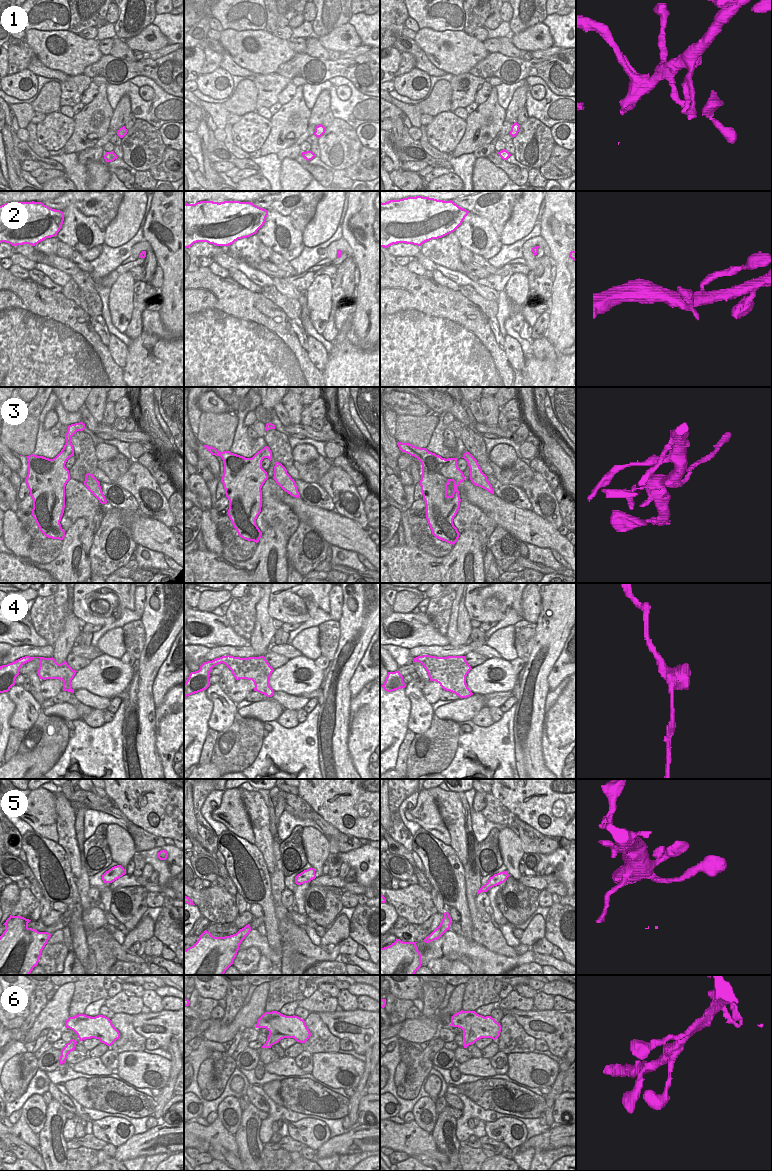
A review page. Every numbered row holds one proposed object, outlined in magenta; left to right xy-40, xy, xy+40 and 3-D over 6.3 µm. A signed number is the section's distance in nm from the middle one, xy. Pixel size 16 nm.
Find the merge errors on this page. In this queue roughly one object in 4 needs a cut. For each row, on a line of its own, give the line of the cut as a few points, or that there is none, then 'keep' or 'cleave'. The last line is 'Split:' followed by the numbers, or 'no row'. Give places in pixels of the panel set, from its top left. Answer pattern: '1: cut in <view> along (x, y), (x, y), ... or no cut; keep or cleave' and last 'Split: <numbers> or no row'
1: no cut; keep
2: no cut; keep
3: no cut; keep
4: no cut; keep
5: no cut; keep
6: no cut; keep
Split: no row

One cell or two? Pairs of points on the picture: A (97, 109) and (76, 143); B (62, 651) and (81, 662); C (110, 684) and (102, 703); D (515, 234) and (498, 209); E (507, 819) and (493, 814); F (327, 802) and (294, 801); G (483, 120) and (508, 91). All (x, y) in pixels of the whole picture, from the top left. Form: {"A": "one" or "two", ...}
{"A": "one", "B": "two", "C": "two", "D": "two", "E": "one", "F": "two", "G": "two"}

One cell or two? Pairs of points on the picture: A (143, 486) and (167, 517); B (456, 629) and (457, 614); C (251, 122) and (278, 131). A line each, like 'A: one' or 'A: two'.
A: one
B: one
C: two

